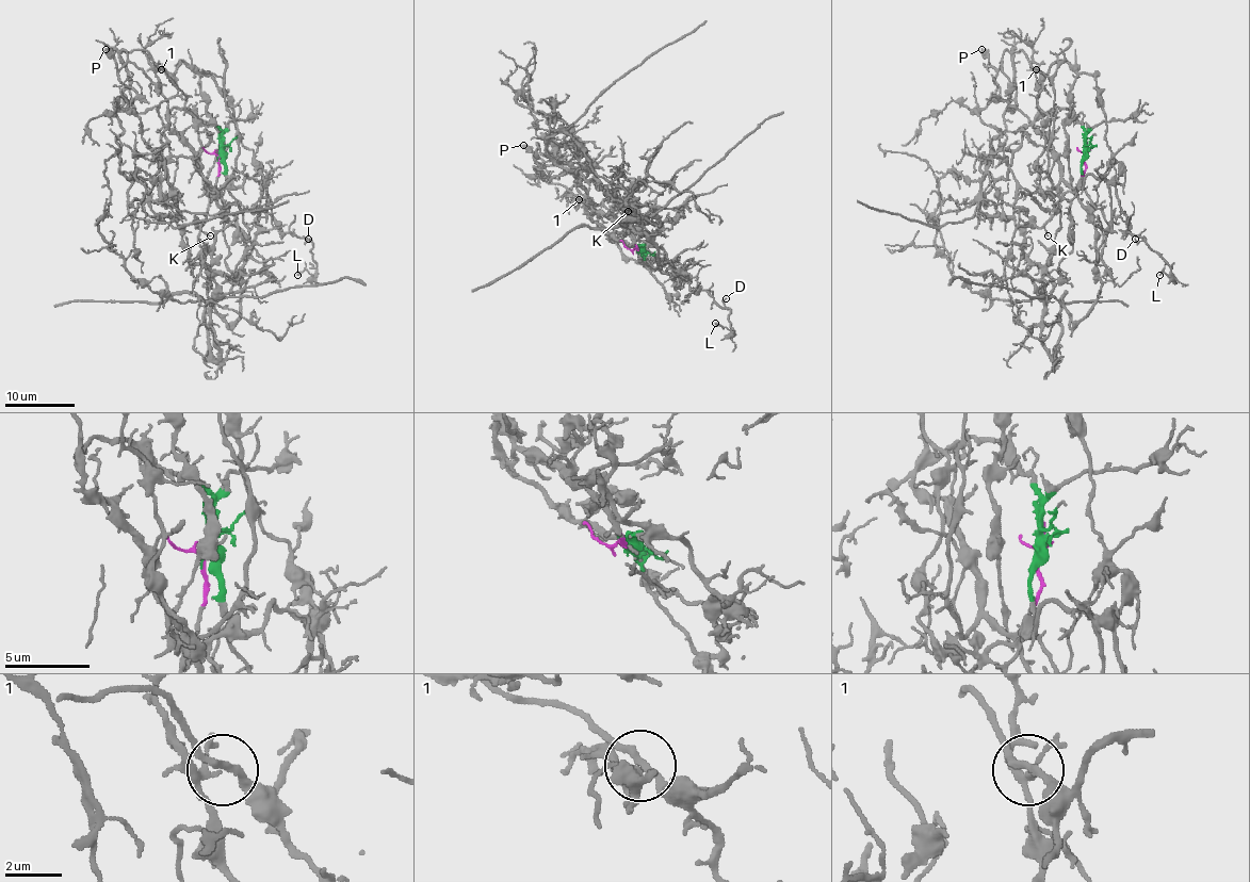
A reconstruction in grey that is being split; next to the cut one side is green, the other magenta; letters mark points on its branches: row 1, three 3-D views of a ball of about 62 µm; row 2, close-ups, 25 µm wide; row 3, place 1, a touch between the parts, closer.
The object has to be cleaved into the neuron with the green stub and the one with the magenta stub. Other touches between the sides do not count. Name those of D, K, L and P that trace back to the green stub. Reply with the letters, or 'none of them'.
D, K, L, P

